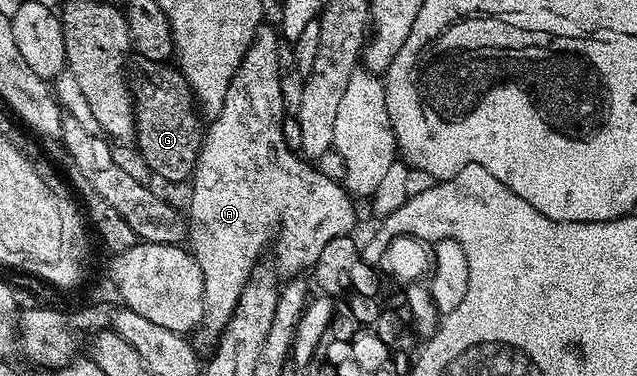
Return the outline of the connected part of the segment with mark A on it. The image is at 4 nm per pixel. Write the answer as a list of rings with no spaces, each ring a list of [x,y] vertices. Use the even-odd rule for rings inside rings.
[[[267,26],[259,27],[254,40],[248,46],[232,82],[228,94],[224,94],[224,106],[220,114],[209,121],[202,138],[202,149],[190,188],[190,214],[188,212],[188,240],[194,243],[192,255],[200,266],[204,278],[204,314],[201,327],[211,338],[226,329],[226,323],[238,305],[240,294],[250,280],[255,266],[263,259],[262,251],[274,240],[274,252],[278,255],[276,268],[279,273],[298,274],[301,268],[313,269],[324,246],[332,238],[349,236],[354,228],[354,204],[349,192],[337,179],[325,176],[311,161],[297,151],[288,148],[282,133],[284,109],[280,90],[280,36]]]

